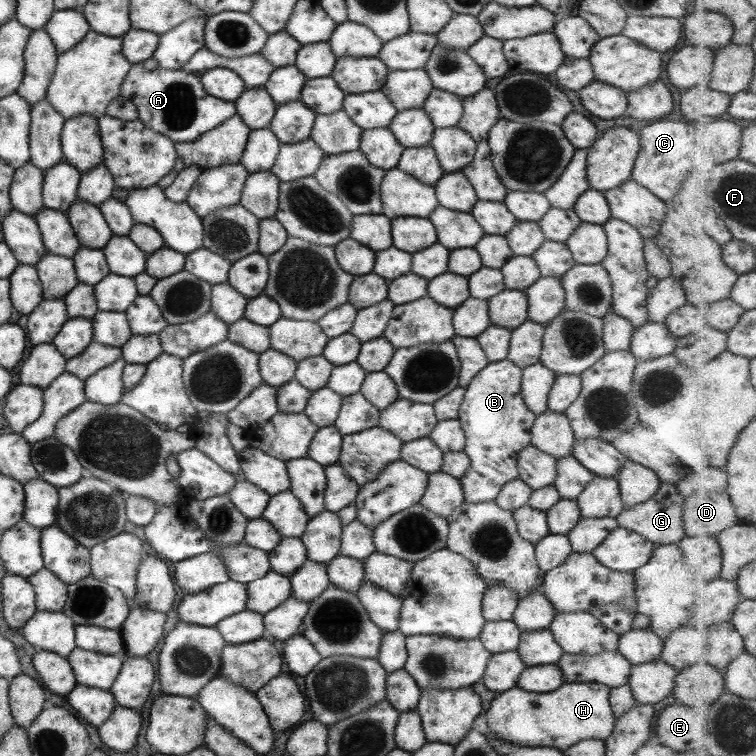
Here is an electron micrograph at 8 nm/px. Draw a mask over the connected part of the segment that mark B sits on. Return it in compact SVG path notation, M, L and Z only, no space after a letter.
M506 358L497 362L488 362L465 386L465 392L459 407L458 421L465 443L462 452L469 458L470 464L463 477L459 478L465 504L479 504L494 501L505 483L518 478L517 454L530 446L530 429L536 417L525 407L520 393L522 369Z

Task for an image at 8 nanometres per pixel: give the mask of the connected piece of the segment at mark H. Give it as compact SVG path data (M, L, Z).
M564 682L551 692L527 692L515 686L496 694L485 713L491 735L521 746L553 747L561 752L585 739L605 740L616 717L609 706L610 688L599 683Z

